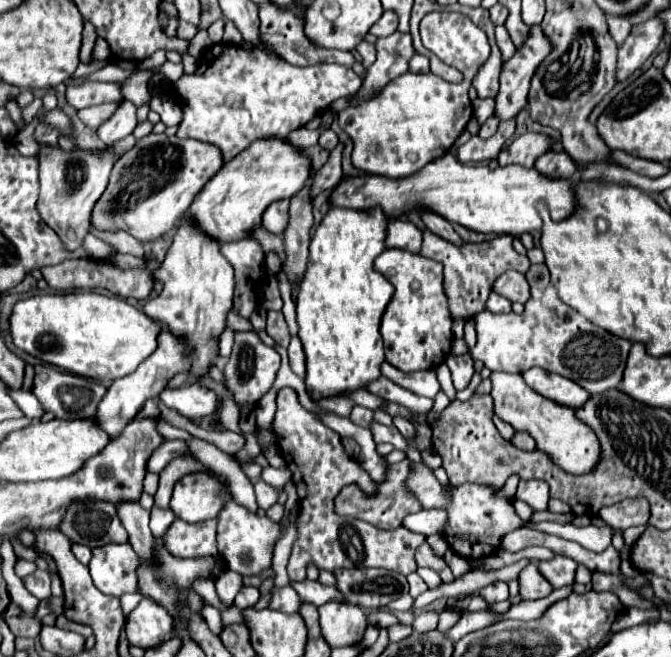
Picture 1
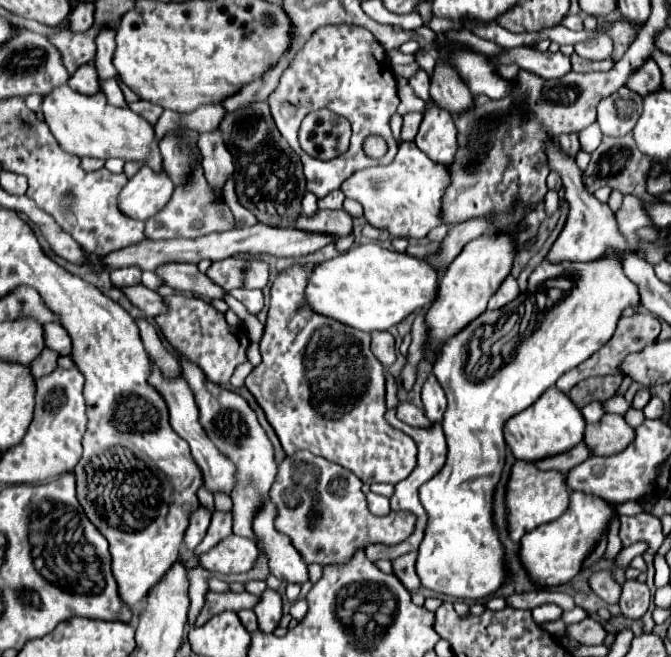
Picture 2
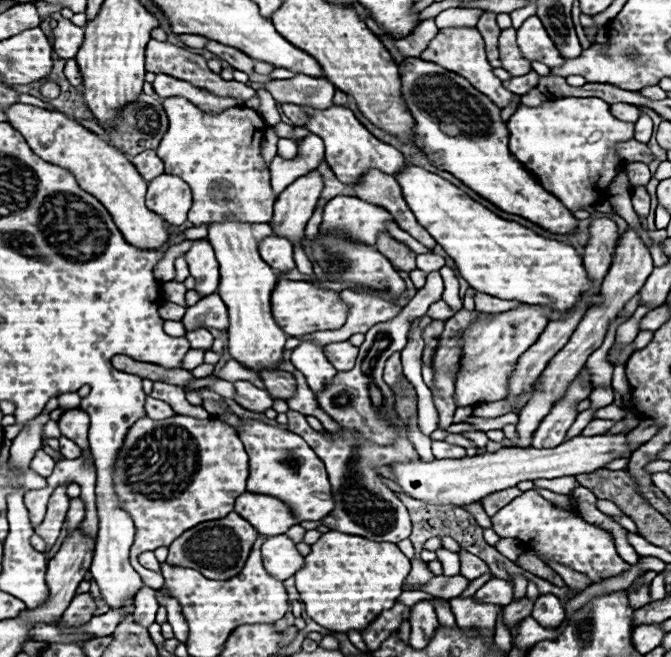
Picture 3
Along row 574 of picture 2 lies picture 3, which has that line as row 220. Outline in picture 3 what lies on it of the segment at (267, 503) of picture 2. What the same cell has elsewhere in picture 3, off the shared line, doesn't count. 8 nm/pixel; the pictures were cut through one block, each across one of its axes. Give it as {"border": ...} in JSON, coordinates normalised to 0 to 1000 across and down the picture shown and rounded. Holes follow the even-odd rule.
{"border":[[[474,259],[441,271],[408,311],[408,356],[429,365],[447,365],[453,359],[453,344],[480,295],[480,286],[483,271]]]}

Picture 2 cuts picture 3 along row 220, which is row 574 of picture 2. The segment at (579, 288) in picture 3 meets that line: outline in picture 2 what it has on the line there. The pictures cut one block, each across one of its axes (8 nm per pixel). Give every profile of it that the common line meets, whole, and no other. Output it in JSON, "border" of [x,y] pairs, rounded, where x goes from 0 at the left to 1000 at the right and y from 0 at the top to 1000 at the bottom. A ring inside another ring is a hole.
{"border":[[[915,387],[876,402],[841,399],[826,405],[820,399],[808,399],[790,417],[787,438],[775,444],[766,460],[754,463],[748,472],[724,472],[718,484],[706,484],[694,502],[677,508],[677,514],[668,514],[656,527],[647,551],[647,572],[656,578],[668,603],[668,621],[659,639],[668,670],[668,700],[644,731],[626,740],[626,761],[641,785],[620,855],[629,892],[653,904],[712,913],[736,904],[757,886],[760,877],[751,831],[733,788],[736,746],[745,734],[754,700],[751,645],[793,618],[838,569],[891,536],[915,508],[927,472],[951,460],[951,438],[930,420],[924,393],[915,393]]]}

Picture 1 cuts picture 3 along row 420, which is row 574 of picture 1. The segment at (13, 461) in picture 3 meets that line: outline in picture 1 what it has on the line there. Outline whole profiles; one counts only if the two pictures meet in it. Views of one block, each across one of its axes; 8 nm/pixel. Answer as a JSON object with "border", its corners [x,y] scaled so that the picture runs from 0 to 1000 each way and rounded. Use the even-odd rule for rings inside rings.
{"border":[[[54,868],[51,874],[45,874],[45,880],[36,880],[33,883],[39,898],[54,907],[57,913],[66,913],[66,910],[75,910],[75,880],[66,868]]]}

